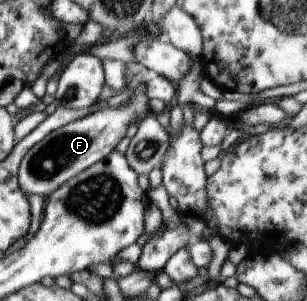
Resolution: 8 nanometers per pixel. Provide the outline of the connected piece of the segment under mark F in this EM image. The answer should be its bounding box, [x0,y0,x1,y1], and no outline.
[17,83,151,199]

